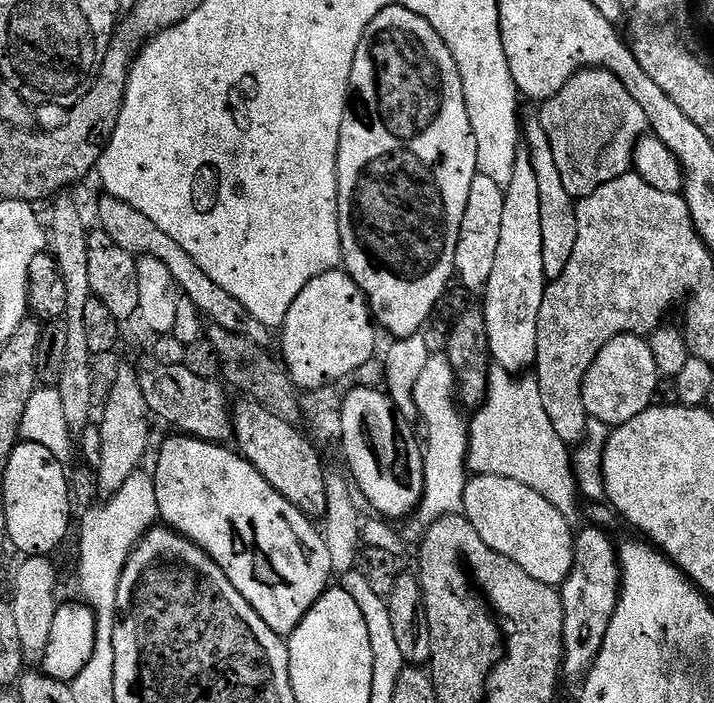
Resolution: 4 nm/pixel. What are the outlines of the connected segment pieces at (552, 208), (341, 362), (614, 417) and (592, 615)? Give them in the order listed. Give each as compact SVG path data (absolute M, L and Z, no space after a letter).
M525 117L522 122L522 138L526 154L534 170L538 183L538 196L541 199L541 229L542 229L542 262L543 272L547 281L557 280L569 265L574 254L575 243L578 242L578 218L576 201L566 191L562 176L555 165L554 152L550 149L550 140L546 130L542 128L539 117Z
M343 270L327 272L306 285L302 294L294 298L286 314L282 331L279 333L280 348L284 351L282 363L288 370L288 377L301 393L316 391L328 385L336 386L340 384L339 380L347 381L360 366L370 362L377 355L376 332L378 333L378 325L372 319L368 300L354 282L354 278L350 278Z
M619 336L598 350L598 358L594 358L590 370L586 370L582 400L586 402L586 410L591 419L613 429L630 422L630 418L638 418L638 414L653 407L655 400L652 399L655 398L660 383L662 377L658 362L654 362L654 354L647 339L642 336Z
M585 526L575 533L574 562L570 574L559 589L562 598L564 625L563 675L583 677L602 650L610 618L620 601L620 557L617 545L607 531L597 526Z

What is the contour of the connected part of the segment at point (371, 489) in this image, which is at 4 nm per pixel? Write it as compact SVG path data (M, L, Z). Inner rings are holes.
M353 387L351 389L352 393L345 395L343 397L343 404L341 406L341 414L342 414L342 430L341 430L341 438L339 443L344 446L344 456L348 459L348 468L352 471L351 479L354 481L355 487L358 489L360 487L360 492L362 495L368 499L368 504L373 508L373 513L379 514L381 517L387 518L392 522L400 522L405 518L409 517L413 512L415 512L416 508L420 504L420 499L423 497L424 492L424 453L422 451L422 444L415 440L412 437L413 429L408 426L406 422L403 421L402 417L399 416L399 412L396 409L394 402L388 396L387 391L381 390L379 387L377 388L359 388Z

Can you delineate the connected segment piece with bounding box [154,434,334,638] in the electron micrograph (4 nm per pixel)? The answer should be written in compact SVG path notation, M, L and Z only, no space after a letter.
M172 434L160 448L154 471L160 520L172 531L198 545L220 567L222 574L230 578L234 590L250 602L258 618L262 618L270 630L287 638L315 606L316 599L330 587L328 579L332 580L334 575L327 542L313 521L282 498L282 494L278 494L278 490L274 490L239 451L229 448L183 434Z

